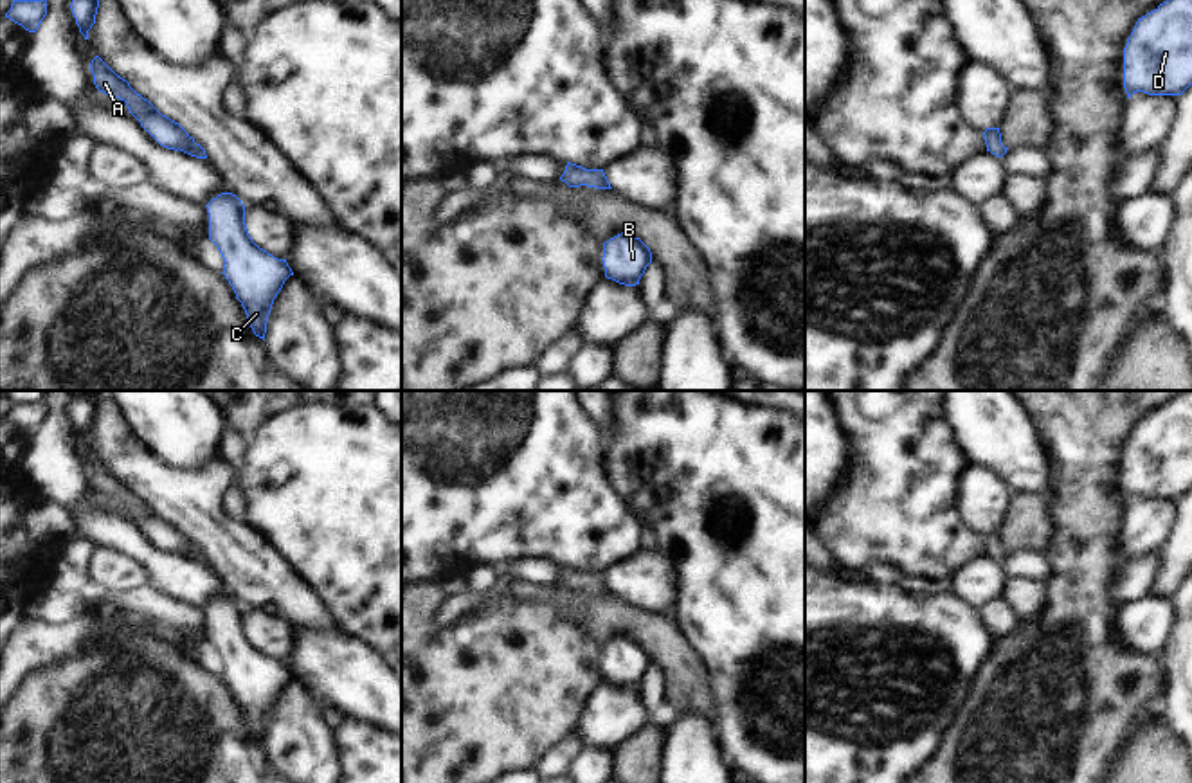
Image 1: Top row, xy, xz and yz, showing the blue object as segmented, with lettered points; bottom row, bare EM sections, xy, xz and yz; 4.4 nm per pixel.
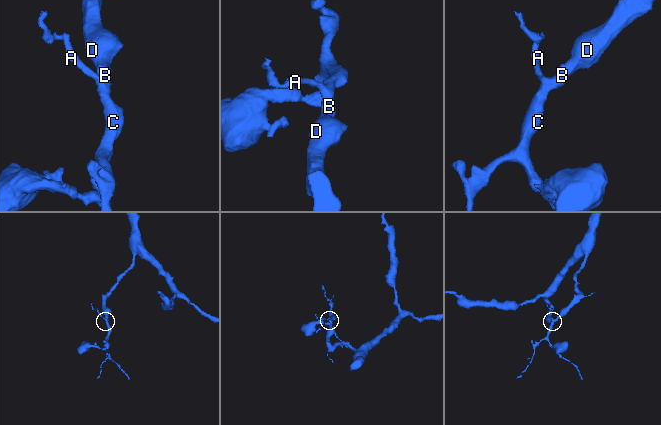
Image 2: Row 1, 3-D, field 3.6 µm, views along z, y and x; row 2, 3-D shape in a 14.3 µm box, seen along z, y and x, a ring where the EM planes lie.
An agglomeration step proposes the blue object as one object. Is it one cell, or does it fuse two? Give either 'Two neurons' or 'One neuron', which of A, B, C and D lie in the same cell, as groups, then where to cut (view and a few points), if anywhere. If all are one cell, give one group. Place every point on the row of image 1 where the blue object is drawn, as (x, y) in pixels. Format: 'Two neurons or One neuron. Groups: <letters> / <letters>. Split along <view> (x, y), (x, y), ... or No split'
One neuron. Groups: A B C D. No split

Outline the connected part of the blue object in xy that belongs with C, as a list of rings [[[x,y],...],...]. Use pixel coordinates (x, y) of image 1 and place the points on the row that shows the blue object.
[[[221,193],[207,205],[209,239],[223,257],[223,275],[241,302],[256,337],[265,340],[274,299],[293,275],[286,259],[259,248],[245,225],[245,205],[232,193]]]

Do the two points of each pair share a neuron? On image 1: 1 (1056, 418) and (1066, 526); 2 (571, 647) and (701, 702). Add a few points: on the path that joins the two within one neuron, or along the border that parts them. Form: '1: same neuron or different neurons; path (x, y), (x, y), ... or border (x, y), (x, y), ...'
1: same neuron; path (1066, 445), (1066, 499)
2: different neurons; border (569, 618), (586, 627), (604, 645)

